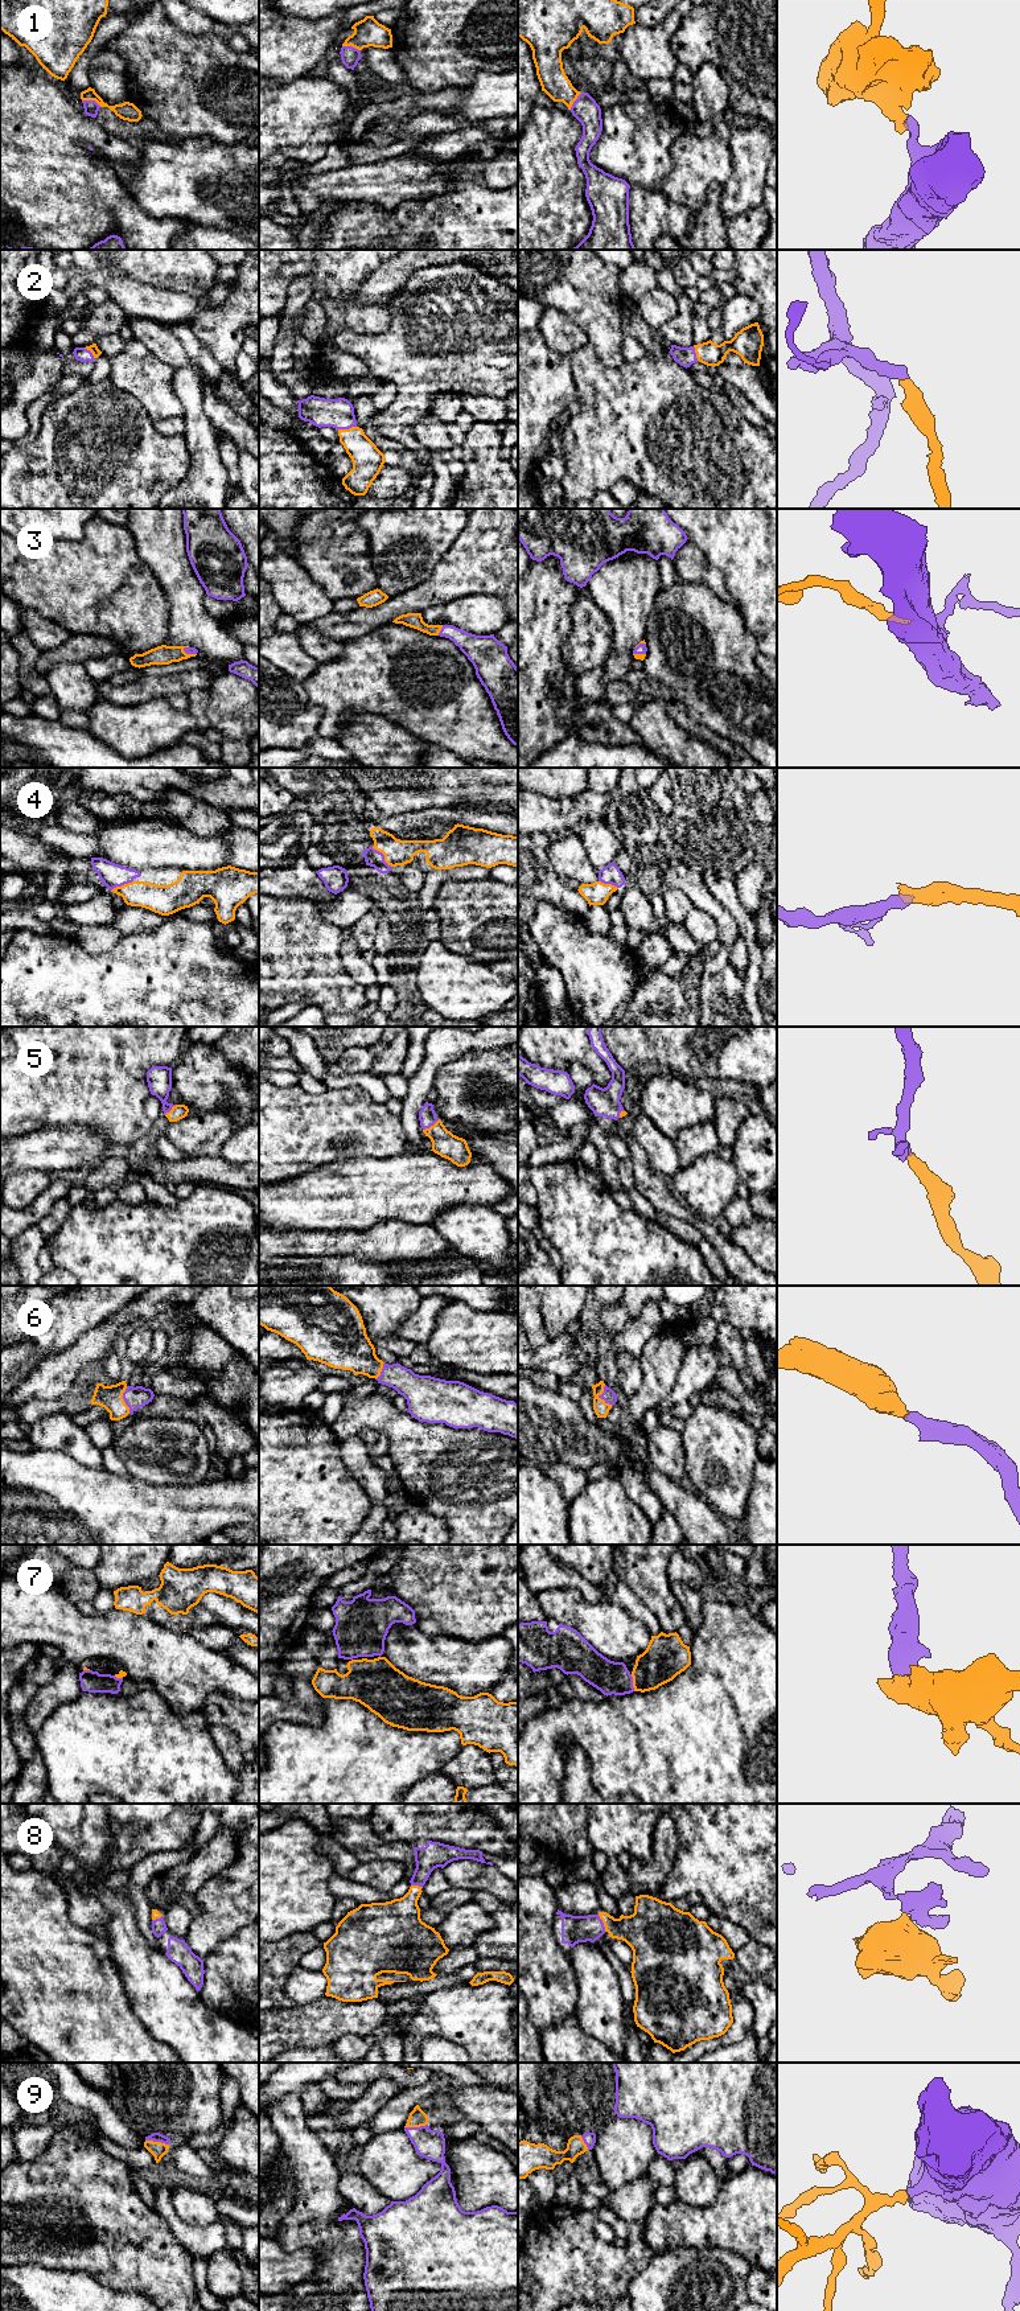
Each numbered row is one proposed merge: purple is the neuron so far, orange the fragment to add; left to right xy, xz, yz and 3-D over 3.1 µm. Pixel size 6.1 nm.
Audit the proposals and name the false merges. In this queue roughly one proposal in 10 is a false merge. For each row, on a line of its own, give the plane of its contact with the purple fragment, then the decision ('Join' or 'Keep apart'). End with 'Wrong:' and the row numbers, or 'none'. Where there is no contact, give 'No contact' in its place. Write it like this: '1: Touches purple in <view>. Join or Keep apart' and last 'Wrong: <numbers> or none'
1: Touches purple in xy. Join
2: Touches purple in xz. Join
3: Touches purple in xz. Join
4: Touches purple in xz. Join
5: Touches purple in xz. Join
6: Touches purple in yz. Join
7: Touches purple in yz. Join
8: Touches purple in yz. Join
9: Touches purple in xy. Join
Wrong: none

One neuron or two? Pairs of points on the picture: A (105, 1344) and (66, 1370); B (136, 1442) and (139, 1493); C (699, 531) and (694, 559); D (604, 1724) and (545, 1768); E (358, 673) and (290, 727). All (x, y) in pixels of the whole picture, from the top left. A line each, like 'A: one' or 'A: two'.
A: one
B: two
C: two
D: one
E: two

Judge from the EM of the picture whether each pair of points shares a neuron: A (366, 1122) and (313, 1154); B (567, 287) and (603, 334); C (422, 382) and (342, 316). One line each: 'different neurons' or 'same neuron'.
A: same neuron
B: same neuron
C: different neurons

